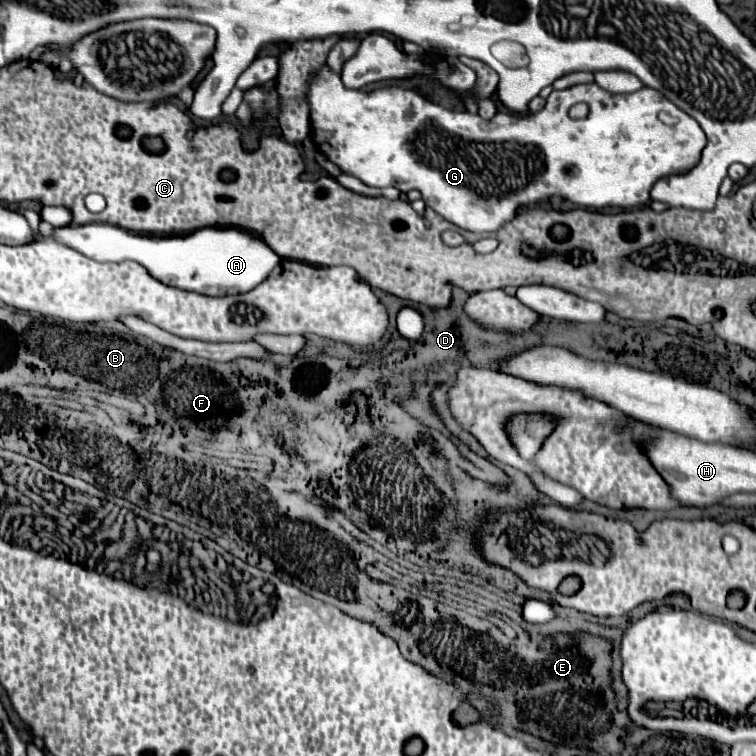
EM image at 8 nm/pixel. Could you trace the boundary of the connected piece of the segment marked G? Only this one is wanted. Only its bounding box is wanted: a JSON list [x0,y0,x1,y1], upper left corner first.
[306,65,706,233]

